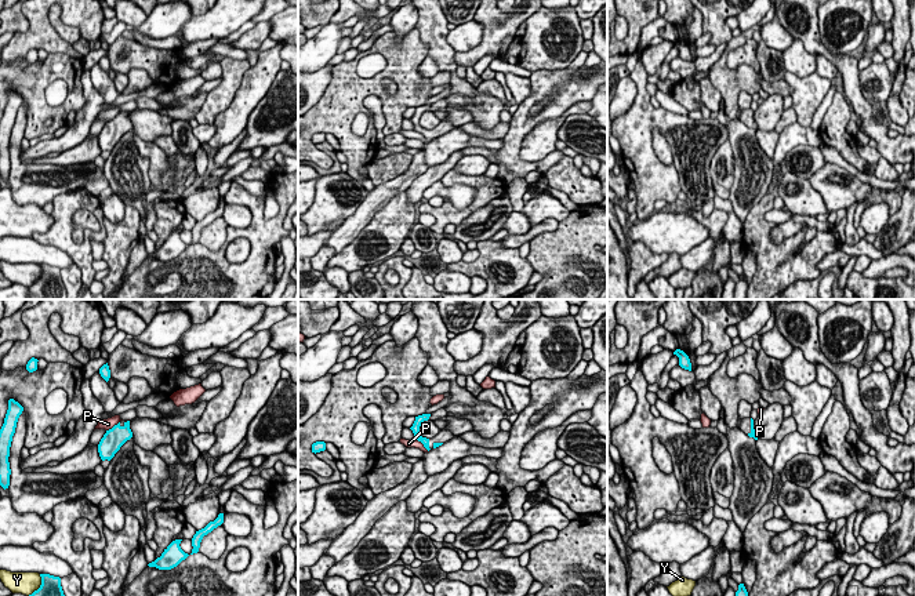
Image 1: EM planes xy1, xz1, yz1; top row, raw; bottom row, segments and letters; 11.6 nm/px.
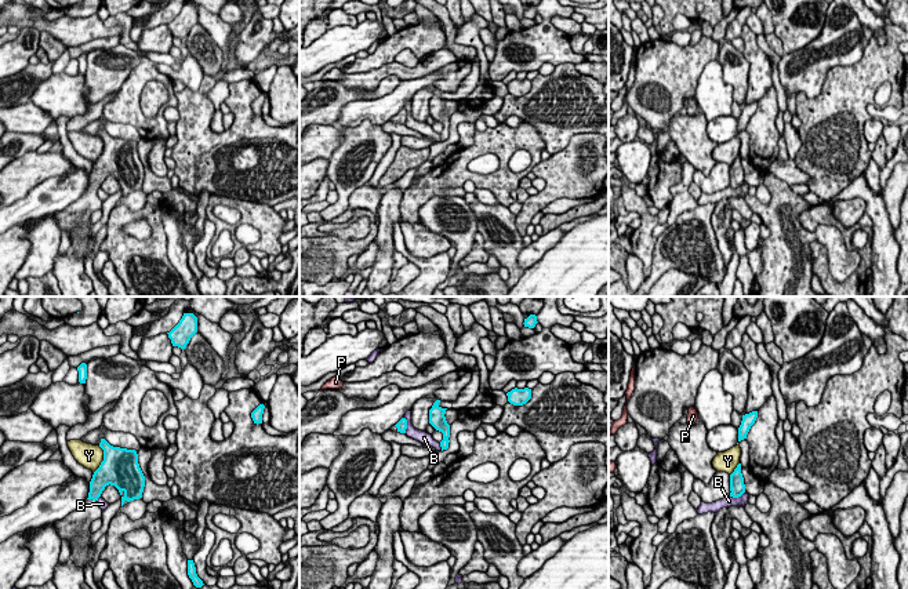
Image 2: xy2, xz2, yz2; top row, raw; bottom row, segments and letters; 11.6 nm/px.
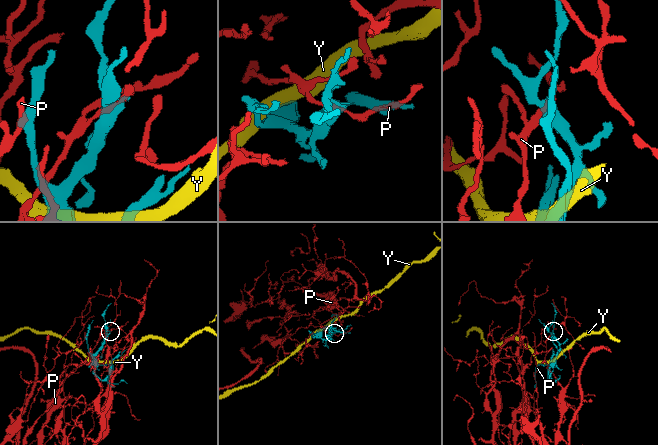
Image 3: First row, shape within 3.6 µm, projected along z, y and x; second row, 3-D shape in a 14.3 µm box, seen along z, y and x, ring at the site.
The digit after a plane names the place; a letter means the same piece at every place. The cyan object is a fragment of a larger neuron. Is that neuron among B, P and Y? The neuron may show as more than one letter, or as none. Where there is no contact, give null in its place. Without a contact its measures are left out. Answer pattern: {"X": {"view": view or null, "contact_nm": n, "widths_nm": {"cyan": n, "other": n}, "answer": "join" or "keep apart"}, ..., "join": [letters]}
{"B": {"view": "xz2", "contact_nm": 190, "widths_nm": {"cyan": 130, "other": 130}, "answer": "keep apart"}, "P": {"view": "xz1", "contact_nm": 240, "widths_nm": {"cyan": 100, "other": 100}, "answer": "keep apart"}, "Y": {"view": "xy2", "contact_nm": 340, "widths_nm": {"cyan": 440, "other": 280}, "answer": "keep apart"}, "join": []}

